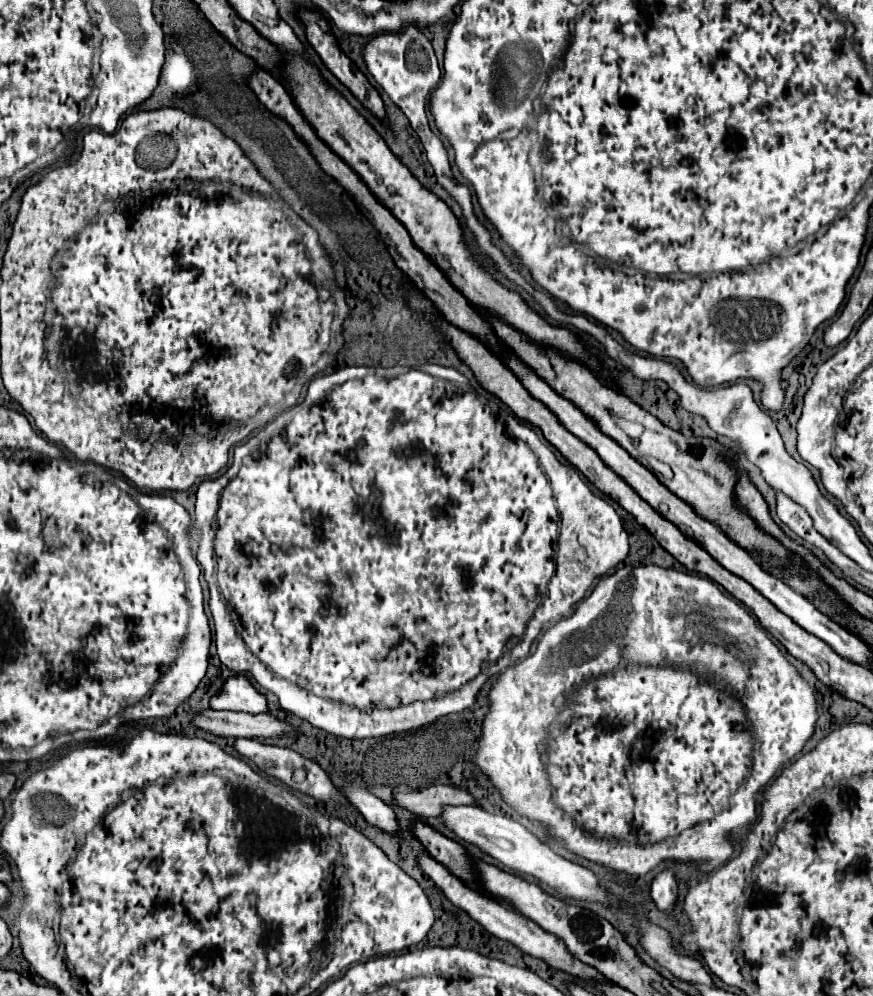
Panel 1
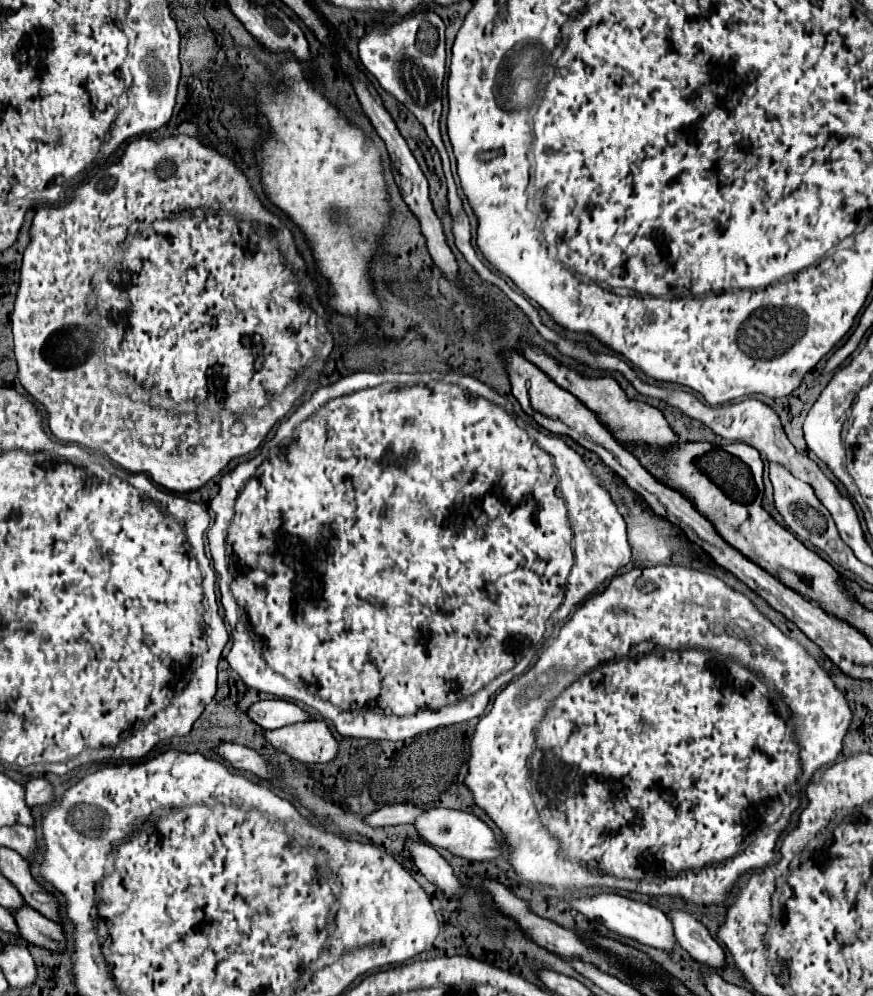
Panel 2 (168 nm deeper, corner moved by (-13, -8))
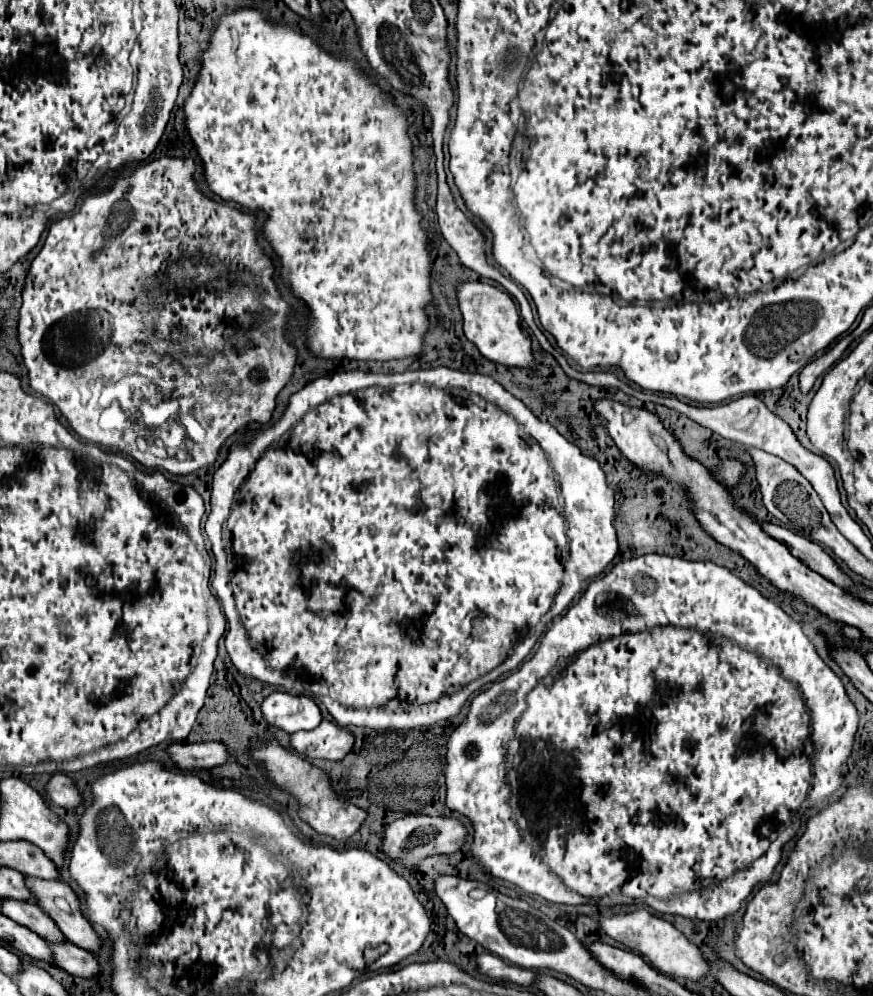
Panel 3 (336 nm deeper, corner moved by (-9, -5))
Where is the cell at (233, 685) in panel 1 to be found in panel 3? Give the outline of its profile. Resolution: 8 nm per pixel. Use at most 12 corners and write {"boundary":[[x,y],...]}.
{"boundary":[[275,691],[261,703],[265,721],[287,733],[315,729],[313,699]]}

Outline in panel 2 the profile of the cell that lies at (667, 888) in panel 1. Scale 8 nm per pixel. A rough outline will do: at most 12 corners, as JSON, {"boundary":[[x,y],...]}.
{"boundary":[[687,912],[669,914],[679,946],[713,970],[727,966],[723,948]]}

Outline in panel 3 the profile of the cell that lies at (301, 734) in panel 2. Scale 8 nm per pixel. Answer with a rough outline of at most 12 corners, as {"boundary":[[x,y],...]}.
{"boundary":[[321,721],[291,735],[291,749],[307,759],[339,761],[353,735]]}

